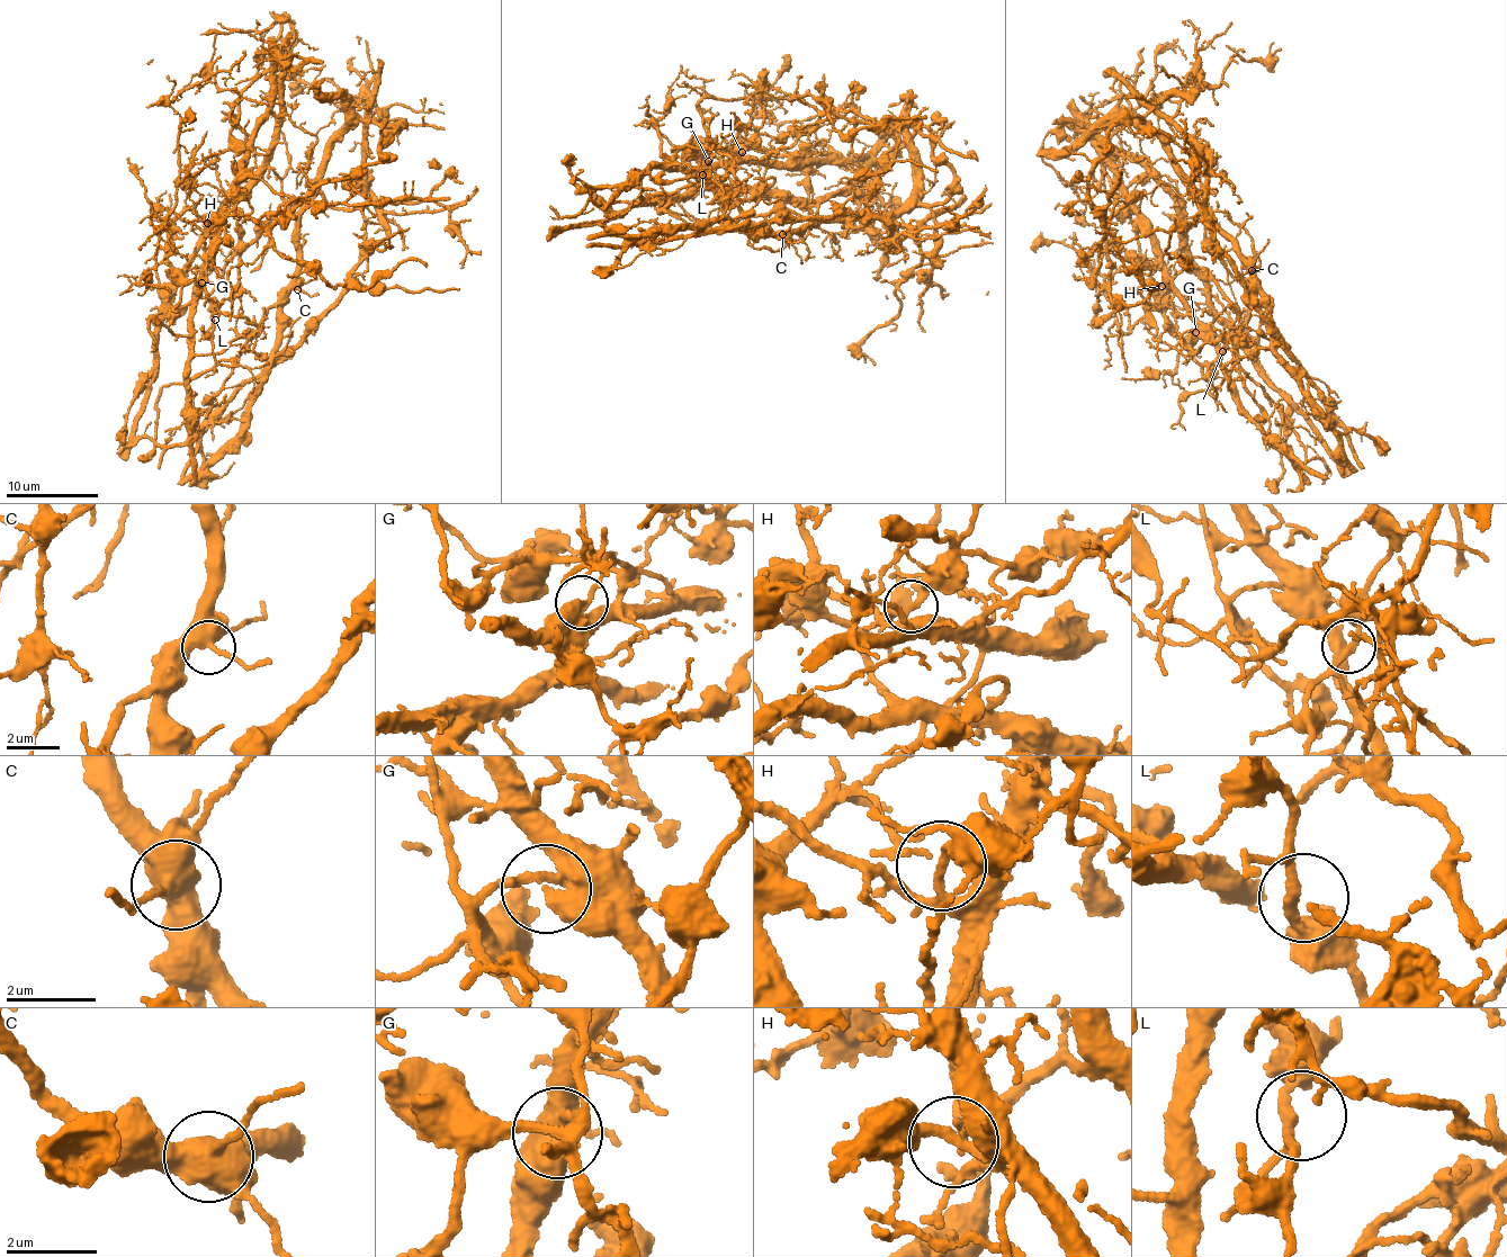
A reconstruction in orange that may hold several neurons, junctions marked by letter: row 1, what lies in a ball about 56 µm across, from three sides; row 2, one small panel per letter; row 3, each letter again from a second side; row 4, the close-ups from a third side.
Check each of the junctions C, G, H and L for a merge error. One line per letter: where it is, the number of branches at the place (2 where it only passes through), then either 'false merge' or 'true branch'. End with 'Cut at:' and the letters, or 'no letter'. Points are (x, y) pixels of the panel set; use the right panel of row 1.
C: (1252, 270) | 3 | true branch
G: (1195, 332) | 2 | false merge
H: (1162, 286) | 3 | false merge
L: (1222, 351) | 3 | true branch
Cut at: G, H

